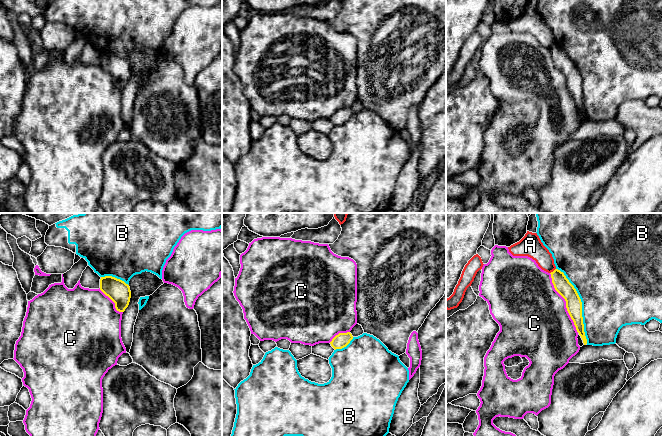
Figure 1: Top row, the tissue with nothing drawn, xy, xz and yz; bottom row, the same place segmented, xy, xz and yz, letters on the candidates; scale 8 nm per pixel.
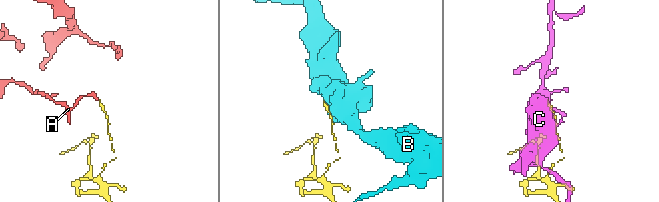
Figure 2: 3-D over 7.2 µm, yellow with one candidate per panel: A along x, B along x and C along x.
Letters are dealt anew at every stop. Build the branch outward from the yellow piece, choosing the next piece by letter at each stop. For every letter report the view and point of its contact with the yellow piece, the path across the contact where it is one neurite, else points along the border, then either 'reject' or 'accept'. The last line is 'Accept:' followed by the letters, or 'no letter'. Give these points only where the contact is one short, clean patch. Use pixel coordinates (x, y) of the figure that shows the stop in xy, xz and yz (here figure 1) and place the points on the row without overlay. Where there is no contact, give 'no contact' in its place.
A: contact yz (553, 47); border yz (555, 44), (550, 49); reject
B: contact yz (581, 81); reject
C: contact yz (566, 79); reject
Accept: no letter

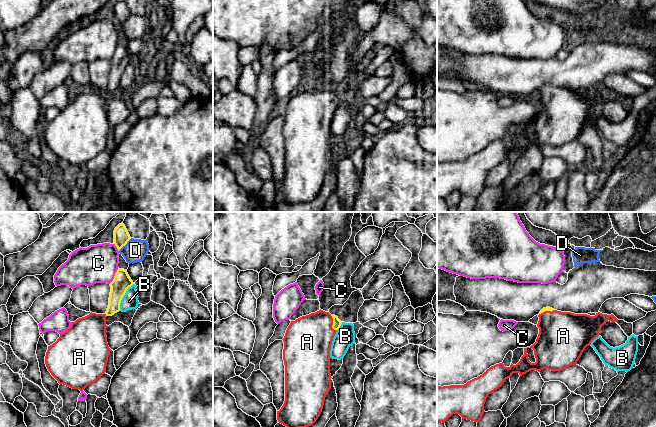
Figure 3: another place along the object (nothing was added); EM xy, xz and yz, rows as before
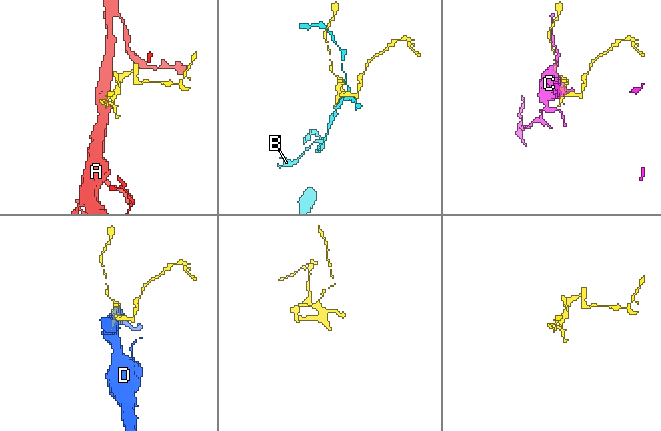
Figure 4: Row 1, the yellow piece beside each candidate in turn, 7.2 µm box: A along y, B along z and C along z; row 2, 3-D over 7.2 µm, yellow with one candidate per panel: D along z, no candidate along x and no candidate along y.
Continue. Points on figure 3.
A: contact xz (333, 99); way xz (337, 99), (333, 99), (321, 102), (308, 115); accept
B: contact xy (122, 73); reject
C: contact xy (114, 52); reject
D: contact xy (124, 21); reject
Accept: A

